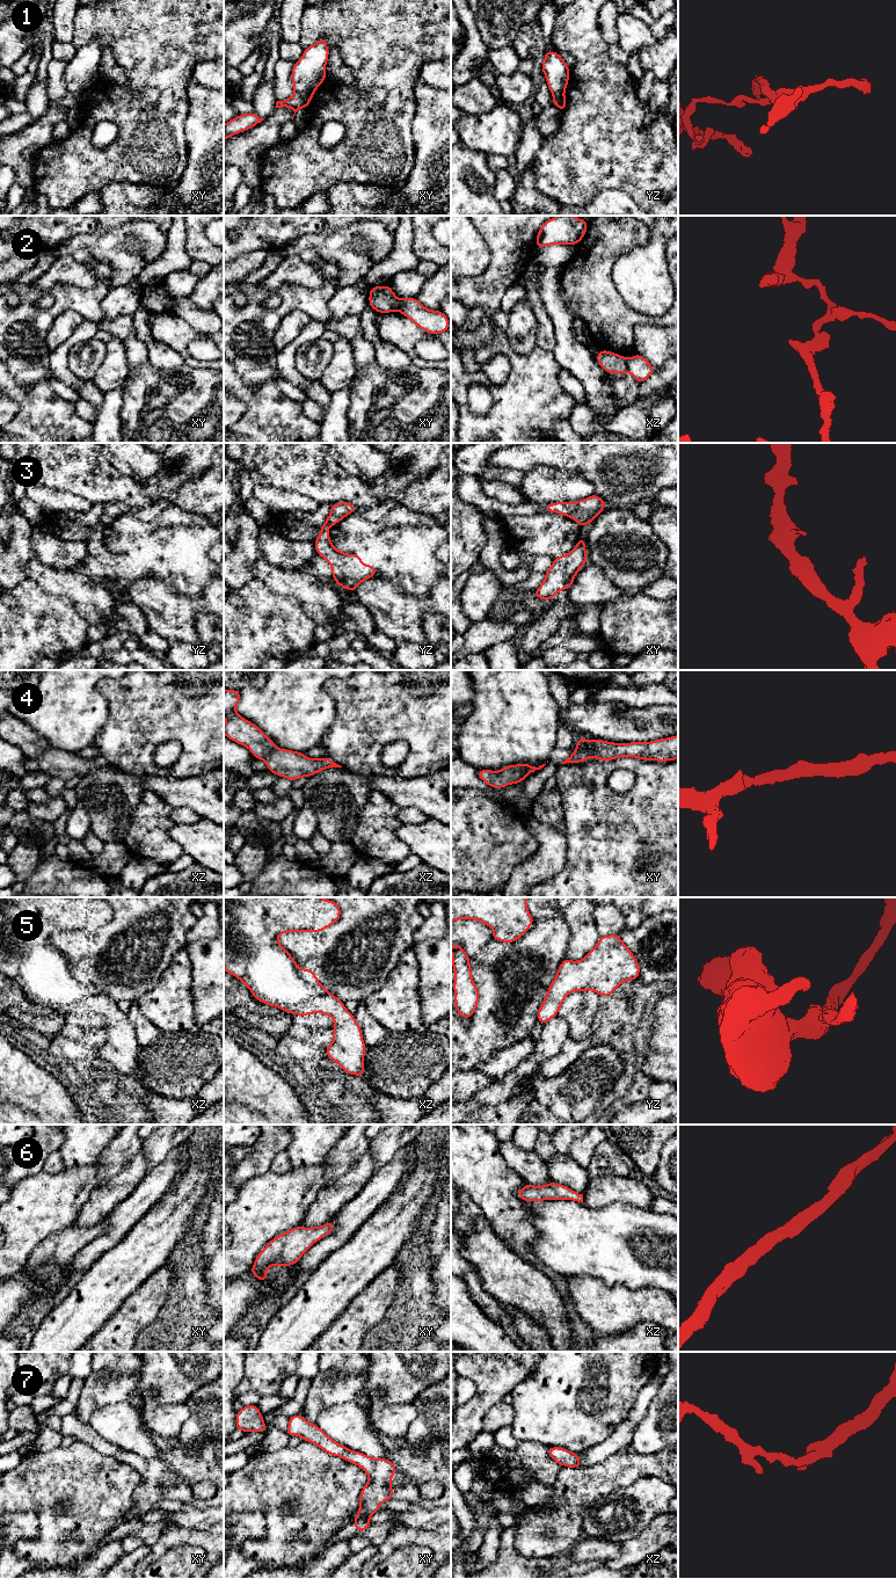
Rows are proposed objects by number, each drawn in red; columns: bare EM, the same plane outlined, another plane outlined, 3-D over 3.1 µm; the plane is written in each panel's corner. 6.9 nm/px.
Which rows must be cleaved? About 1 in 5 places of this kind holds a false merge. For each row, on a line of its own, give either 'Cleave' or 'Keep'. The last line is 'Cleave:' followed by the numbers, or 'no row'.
1: Cleave
2: Cleave
3: Keep
4: Keep
5: Keep
6: Keep
7: Keep
Cleave: 1, 2

